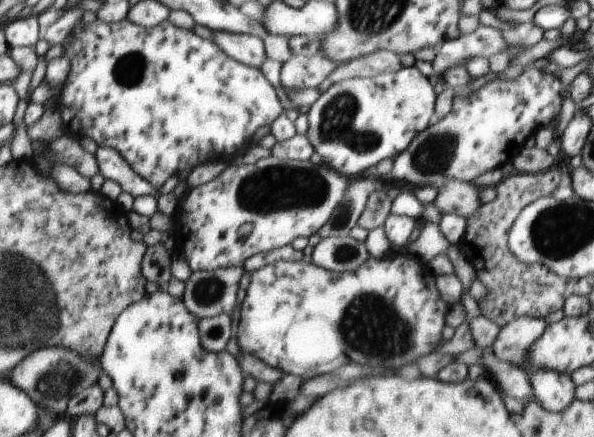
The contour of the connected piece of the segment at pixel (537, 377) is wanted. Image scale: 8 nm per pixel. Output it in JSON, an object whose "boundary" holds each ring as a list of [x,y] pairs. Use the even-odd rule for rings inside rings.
{"boundary":[[[543,368],[543,370],[529,372],[528,379],[535,401],[547,412],[561,412],[561,410],[565,410],[569,406],[569,402],[572,402],[575,397],[576,384],[572,381],[570,374],[559,374],[555,370]]]}

